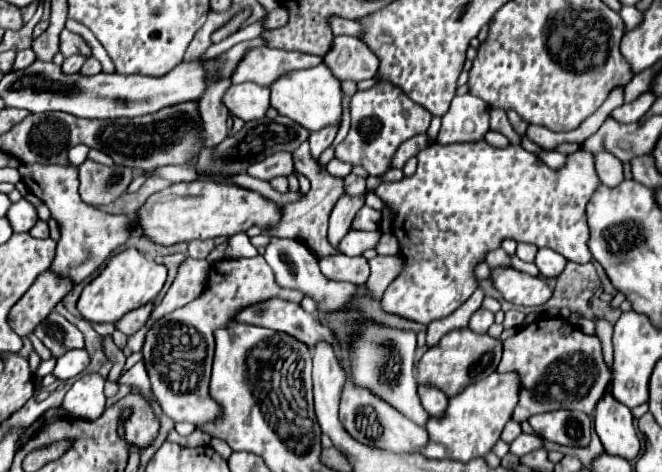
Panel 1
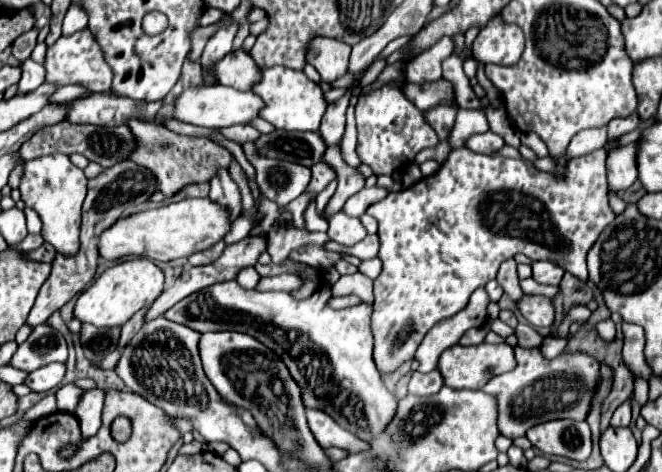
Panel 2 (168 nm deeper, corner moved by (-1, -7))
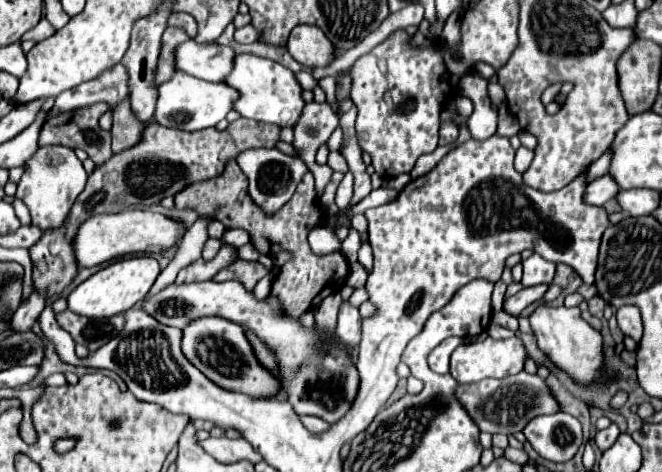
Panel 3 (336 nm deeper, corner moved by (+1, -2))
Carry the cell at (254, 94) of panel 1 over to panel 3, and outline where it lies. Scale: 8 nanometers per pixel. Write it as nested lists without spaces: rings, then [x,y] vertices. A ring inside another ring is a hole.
[[[175,71],[175,75],[159,85],[159,99],[155,107],[155,121],[163,127],[183,129],[183,131],[199,131],[205,127],[215,127],[219,121],[227,117],[237,101],[237,91],[233,91],[227,83],[209,83],[197,77],[185,75],[183,71]]]

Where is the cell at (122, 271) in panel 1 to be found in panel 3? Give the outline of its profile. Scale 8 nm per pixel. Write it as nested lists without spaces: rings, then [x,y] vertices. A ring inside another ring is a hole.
[[[129,257],[129,259],[119,259],[111,265],[107,265],[105,269],[97,271],[95,275],[91,275],[87,281],[83,281],[69,297],[67,297],[67,305],[73,313],[77,315],[85,315],[85,317],[95,317],[95,319],[103,319],[109,315],[119,315],[129,311],[133,305],[137,305],[139,301],[145,299],[145,295],[149,293],[151,285],[155,283],[157,275],[159,275],[159,263],[153,257]]]

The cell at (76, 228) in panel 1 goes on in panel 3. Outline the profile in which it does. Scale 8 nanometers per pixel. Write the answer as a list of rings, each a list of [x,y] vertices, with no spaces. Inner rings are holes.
[[[49,145],[49,147],[39,147],[35,155],[25,163],[25,173],[17,185],[15,197],[29,207],[33,225],[47,231],[47,227],[61,227],[65,223],[85,183],[87,183],[87,171],[83,169],[83,163],[75,157],[73,149],[61,145]]]

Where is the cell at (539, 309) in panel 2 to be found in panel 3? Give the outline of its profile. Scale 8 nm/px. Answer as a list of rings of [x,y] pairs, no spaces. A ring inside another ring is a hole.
[[[541,303],[531,315],[529,315],[531,329],[537,337],[539,349],[543,349],[551,361],[567,371],[571,377],[587,383],[599,375],[599,369],[603,365],[603,355],[601,355],[601,333],[593,329],[583,317],[579,307],[567,309],[567,307],[551,307]]]

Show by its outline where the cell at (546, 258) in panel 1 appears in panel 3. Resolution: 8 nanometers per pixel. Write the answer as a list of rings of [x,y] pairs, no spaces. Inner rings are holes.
[[[533,253],[529,259],[523,261],[523,279],[521,279],[523,287],[541,285],[541,283],[549,285],[553,277],[555,277],[555,263],[543,259],[541,255]]]

